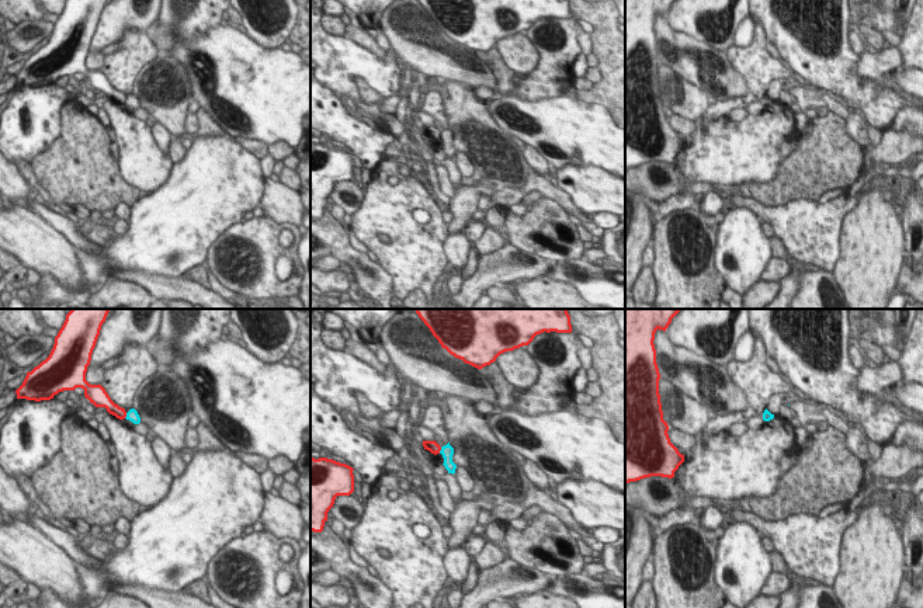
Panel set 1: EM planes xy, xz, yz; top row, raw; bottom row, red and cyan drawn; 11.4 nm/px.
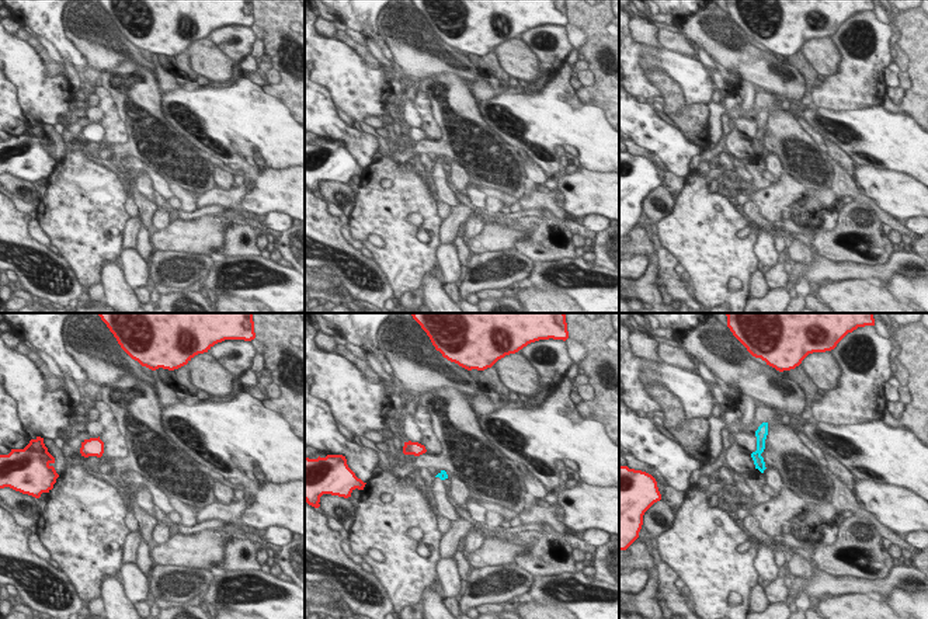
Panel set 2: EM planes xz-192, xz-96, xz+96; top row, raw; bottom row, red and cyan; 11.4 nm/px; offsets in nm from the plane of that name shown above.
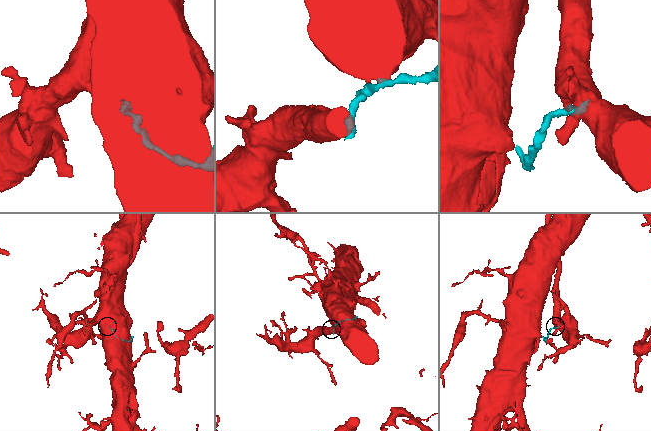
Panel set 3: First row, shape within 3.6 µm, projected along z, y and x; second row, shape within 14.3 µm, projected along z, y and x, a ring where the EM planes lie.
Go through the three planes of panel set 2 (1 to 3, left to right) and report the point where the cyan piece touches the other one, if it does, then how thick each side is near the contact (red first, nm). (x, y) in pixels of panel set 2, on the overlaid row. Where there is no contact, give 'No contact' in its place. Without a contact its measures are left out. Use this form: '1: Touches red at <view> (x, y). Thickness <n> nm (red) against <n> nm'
1: No contact
2: No contact
3: No contact.

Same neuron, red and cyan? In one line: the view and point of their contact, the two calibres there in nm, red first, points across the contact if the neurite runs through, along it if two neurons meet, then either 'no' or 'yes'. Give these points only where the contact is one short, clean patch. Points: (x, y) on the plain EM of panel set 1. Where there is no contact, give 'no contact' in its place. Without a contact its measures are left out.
contact xz (440, 135); calibres 140 and 160 nm; border xz (441, 132), (439, 138); no

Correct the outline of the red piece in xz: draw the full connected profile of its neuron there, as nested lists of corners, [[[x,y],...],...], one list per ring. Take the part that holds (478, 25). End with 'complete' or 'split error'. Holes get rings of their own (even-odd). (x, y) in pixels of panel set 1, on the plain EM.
[[[419,0],[433,21],[455,44],[478,55],[506,38],[528,31],[537,20],[572,18],[569,0]]]; complete

